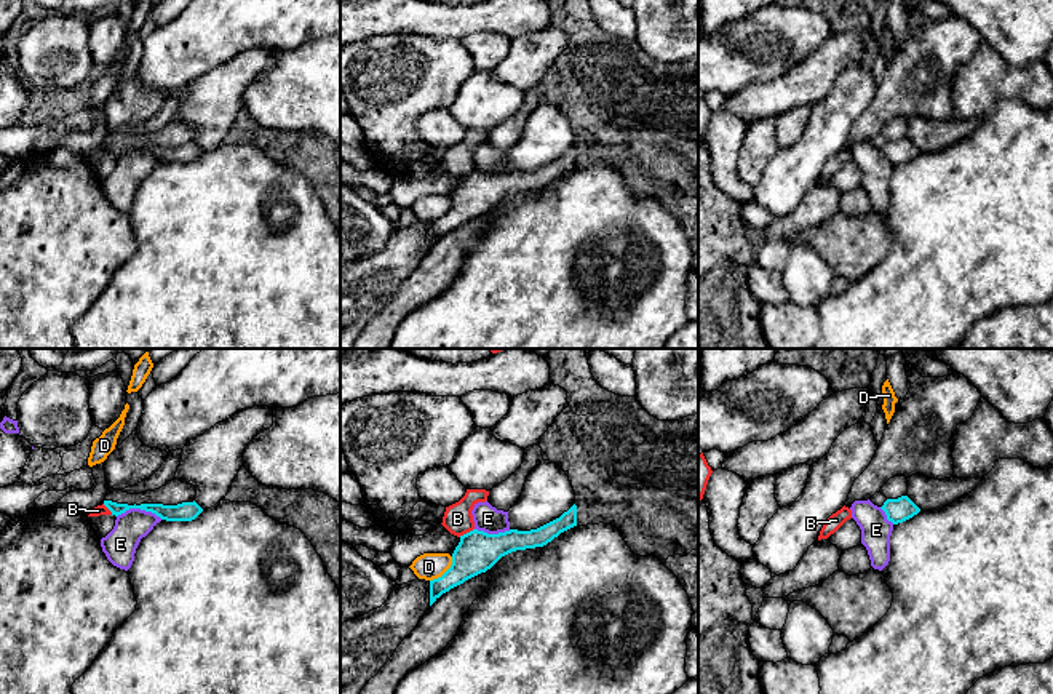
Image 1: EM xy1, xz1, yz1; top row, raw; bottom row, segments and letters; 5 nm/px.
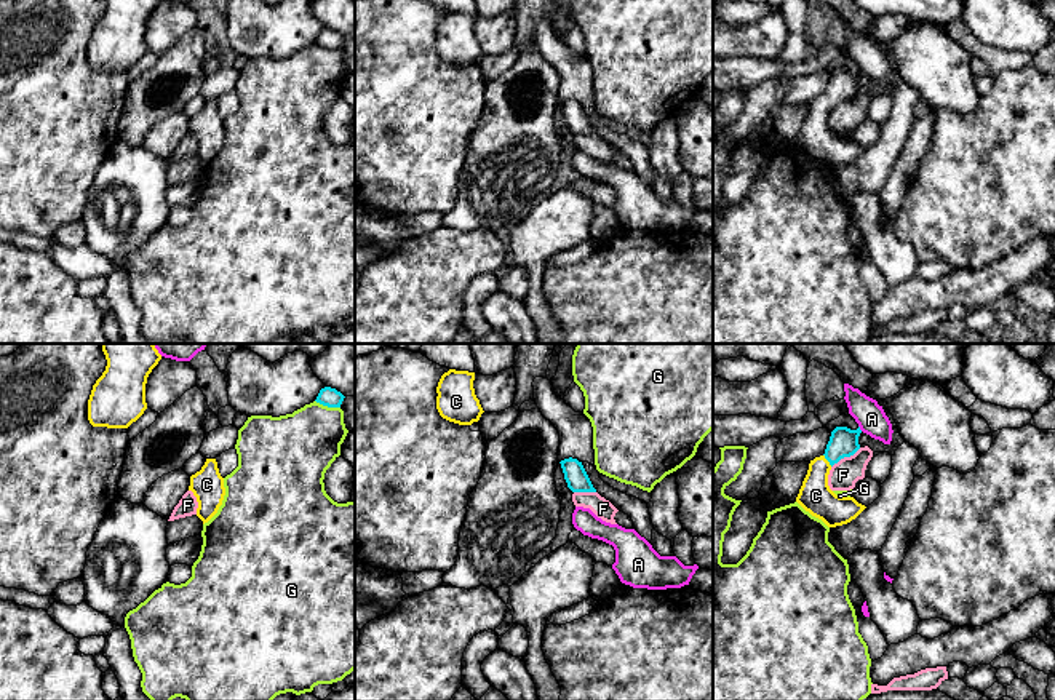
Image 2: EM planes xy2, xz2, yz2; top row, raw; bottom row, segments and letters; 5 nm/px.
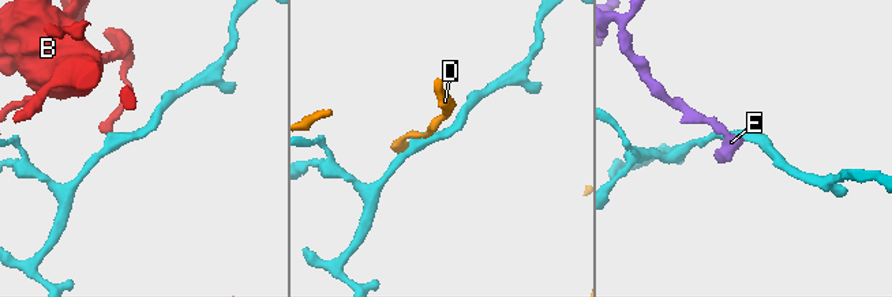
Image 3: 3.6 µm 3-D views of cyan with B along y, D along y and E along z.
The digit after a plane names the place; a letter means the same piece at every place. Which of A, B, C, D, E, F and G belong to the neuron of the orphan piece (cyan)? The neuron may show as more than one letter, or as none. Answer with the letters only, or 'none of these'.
C

